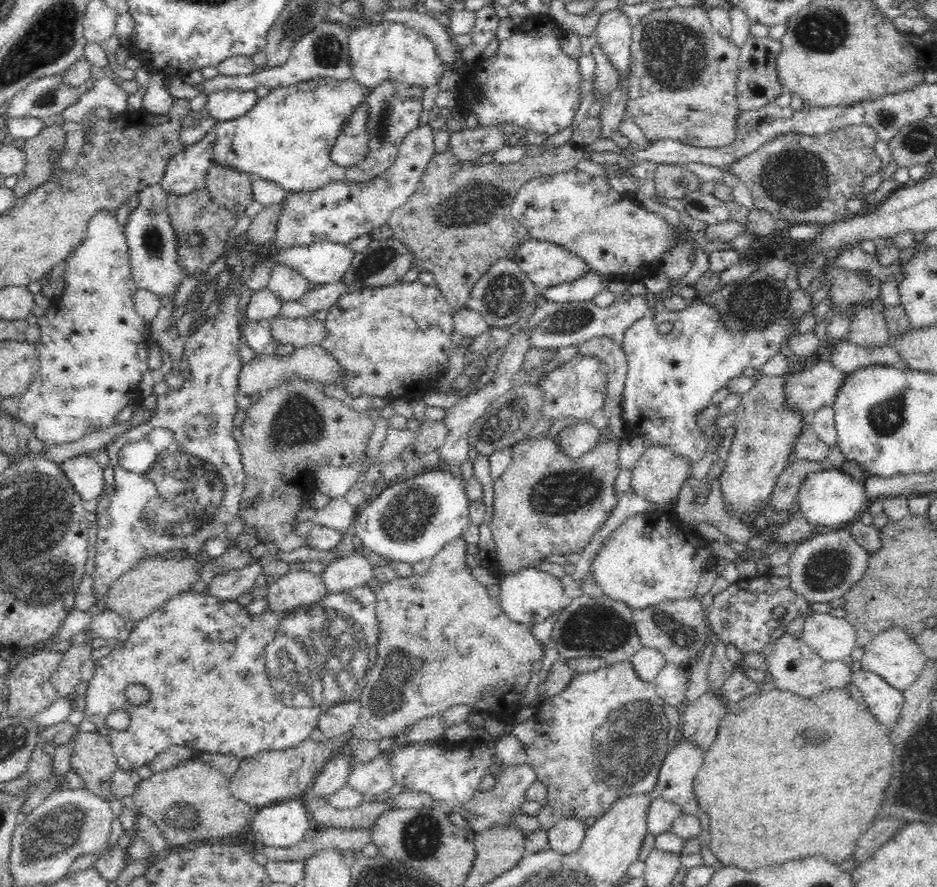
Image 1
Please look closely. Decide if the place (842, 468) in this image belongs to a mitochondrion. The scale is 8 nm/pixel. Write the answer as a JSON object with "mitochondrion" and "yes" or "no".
{"mitochondrion":"no"}

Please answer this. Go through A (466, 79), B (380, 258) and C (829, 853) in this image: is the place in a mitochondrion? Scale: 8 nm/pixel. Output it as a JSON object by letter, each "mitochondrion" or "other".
{"A":"other","B":"mitochondrion","C":"other"}

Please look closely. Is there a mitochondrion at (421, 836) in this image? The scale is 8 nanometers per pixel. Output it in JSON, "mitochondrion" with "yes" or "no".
{"mitochondrion":"yes"}

